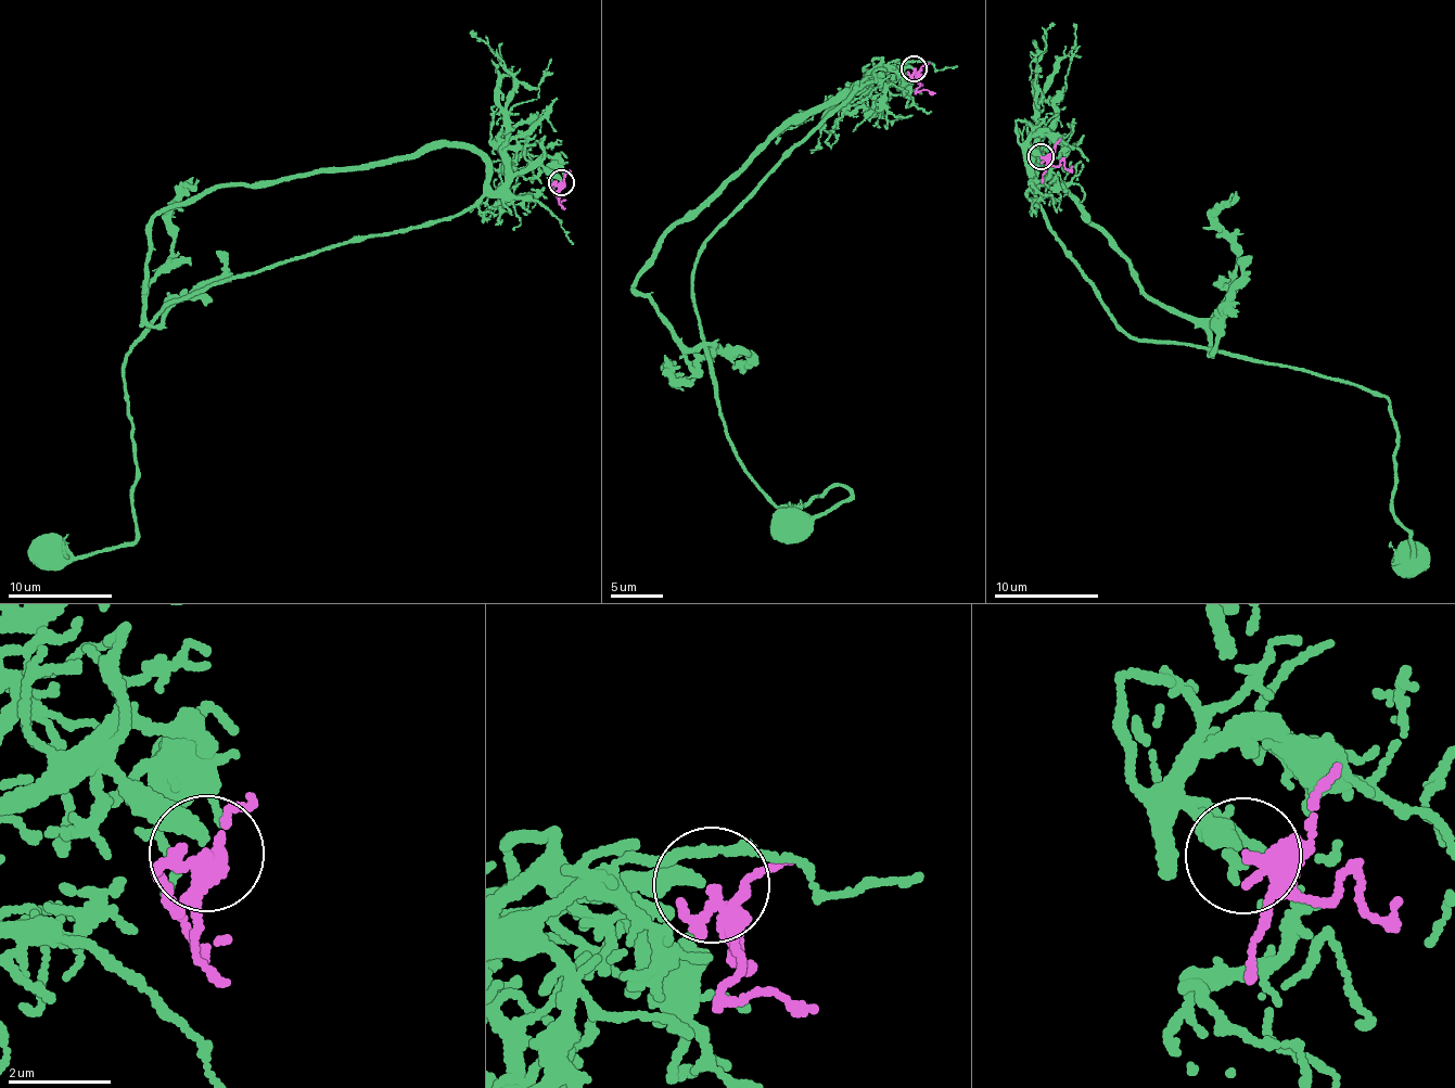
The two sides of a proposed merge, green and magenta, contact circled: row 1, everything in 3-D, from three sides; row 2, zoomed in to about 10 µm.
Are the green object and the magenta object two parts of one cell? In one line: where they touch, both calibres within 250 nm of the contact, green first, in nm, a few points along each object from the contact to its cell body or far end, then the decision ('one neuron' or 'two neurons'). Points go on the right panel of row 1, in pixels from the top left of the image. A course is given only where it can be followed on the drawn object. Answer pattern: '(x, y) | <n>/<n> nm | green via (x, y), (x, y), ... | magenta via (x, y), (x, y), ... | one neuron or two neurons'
(1041, 156) | 360/240 nm | green via (1039, 154), (1022, 150), (1045, 222), (1119, 327), (1343, 379), (1388, 400), (1393, 519), (1412, 557) | magenta via (1042, 157), (1056, 166), (1073, 166) | one neuron

